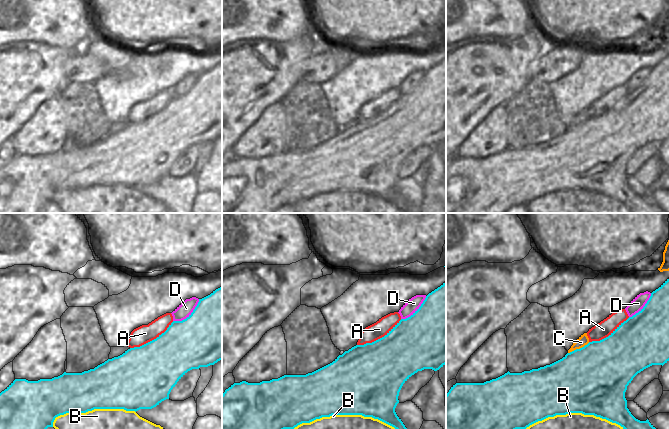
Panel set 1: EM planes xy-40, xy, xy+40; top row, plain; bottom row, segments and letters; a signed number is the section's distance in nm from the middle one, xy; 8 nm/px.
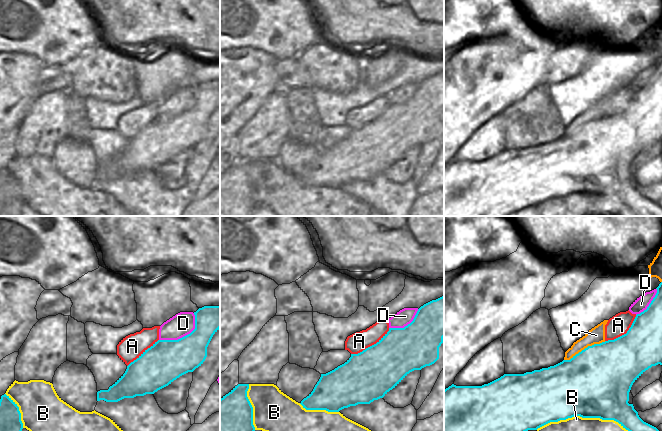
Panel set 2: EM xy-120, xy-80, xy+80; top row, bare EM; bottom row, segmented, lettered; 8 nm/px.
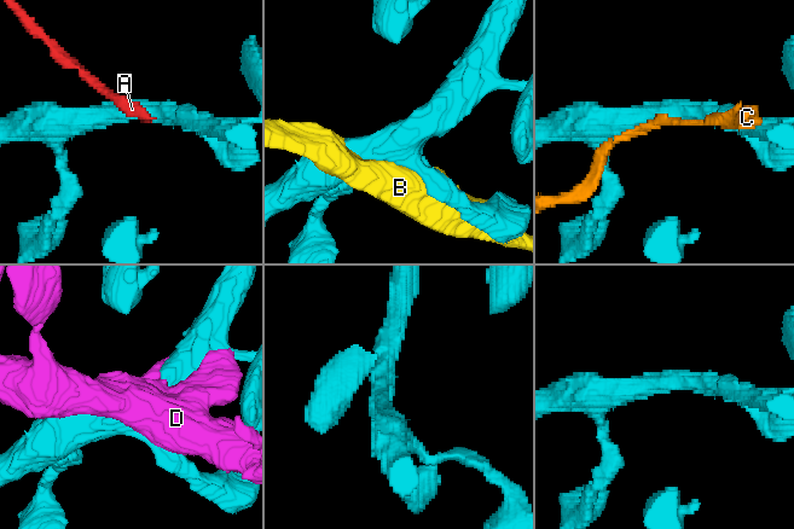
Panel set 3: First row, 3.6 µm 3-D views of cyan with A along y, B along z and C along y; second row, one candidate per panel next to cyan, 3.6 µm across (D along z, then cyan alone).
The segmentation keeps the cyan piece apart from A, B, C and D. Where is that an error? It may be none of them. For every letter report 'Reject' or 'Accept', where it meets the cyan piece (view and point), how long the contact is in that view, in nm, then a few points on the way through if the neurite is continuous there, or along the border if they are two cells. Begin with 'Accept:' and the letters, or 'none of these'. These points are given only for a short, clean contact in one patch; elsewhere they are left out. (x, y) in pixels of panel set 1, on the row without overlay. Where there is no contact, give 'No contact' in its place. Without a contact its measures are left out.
Accept: none of these
A: Reject. Touches cyan at xy (380, 114). Shared border 420 nm
B: Reject. Touches cyan at xy (348, 190). Shared border 900 nm
C: Reject. Touches cyan at xy+40 (578, 125). Shared border 200 nm
D: Reject. Touches cyan at xy-40 (189, 91). Shared border 280 nm.

